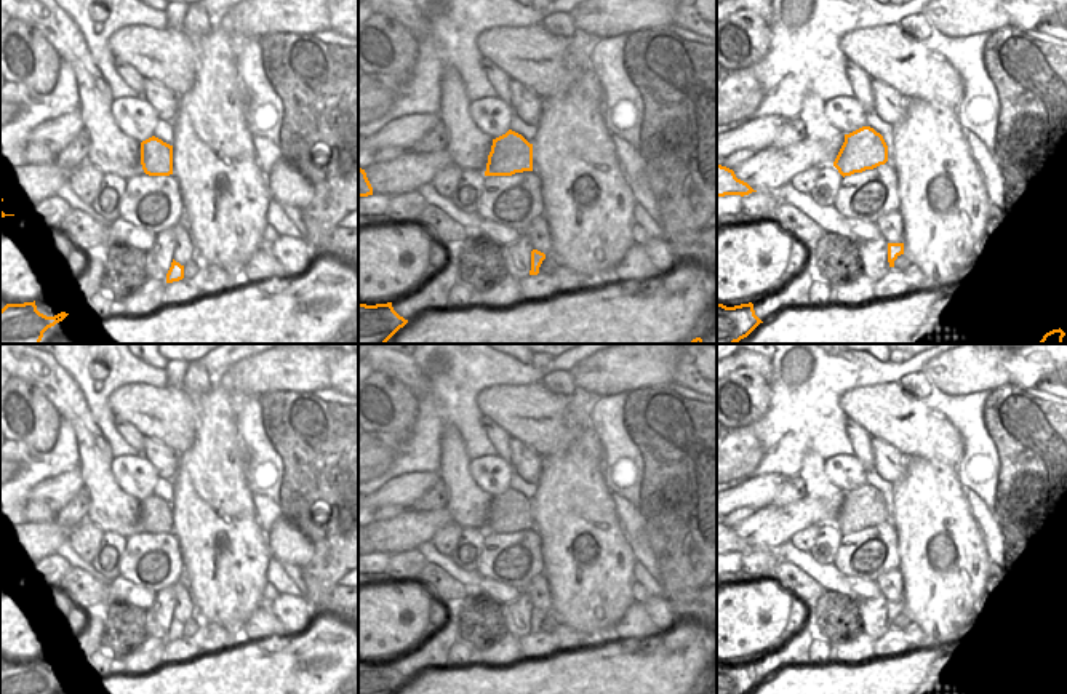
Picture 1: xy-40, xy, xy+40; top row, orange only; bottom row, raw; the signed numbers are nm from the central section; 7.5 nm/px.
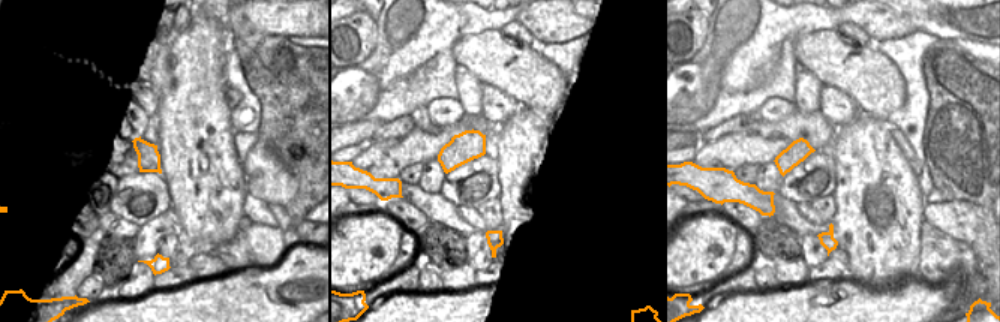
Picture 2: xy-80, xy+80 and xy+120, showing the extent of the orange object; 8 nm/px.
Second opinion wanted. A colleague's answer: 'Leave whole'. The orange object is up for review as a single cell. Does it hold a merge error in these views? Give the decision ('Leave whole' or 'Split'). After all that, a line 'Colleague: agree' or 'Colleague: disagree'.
Split.
Colleague: disagree

